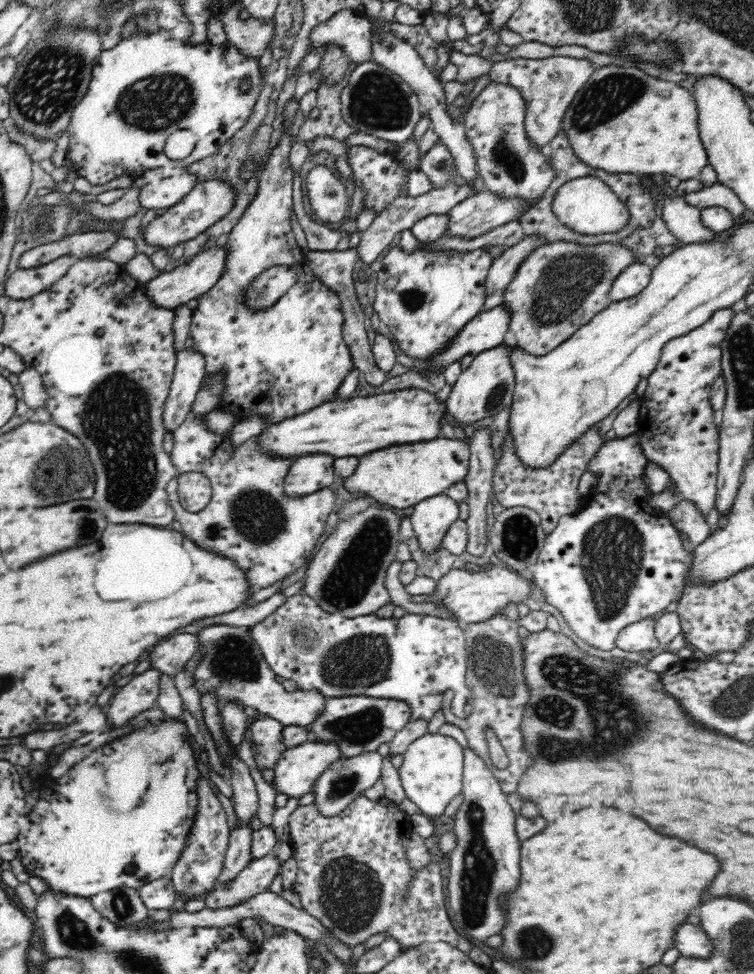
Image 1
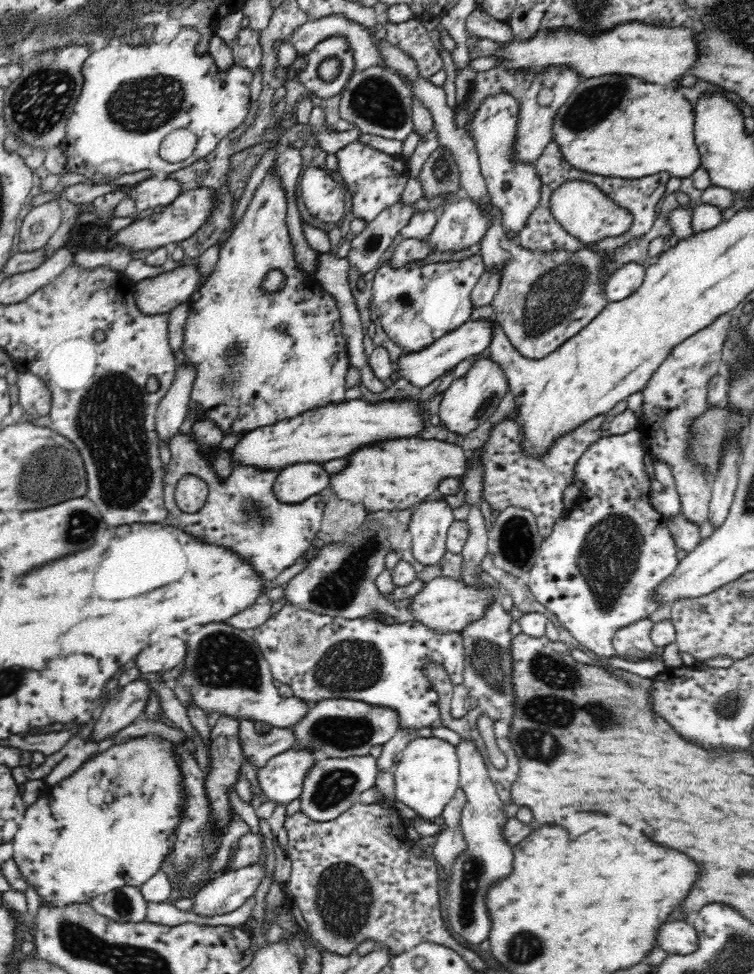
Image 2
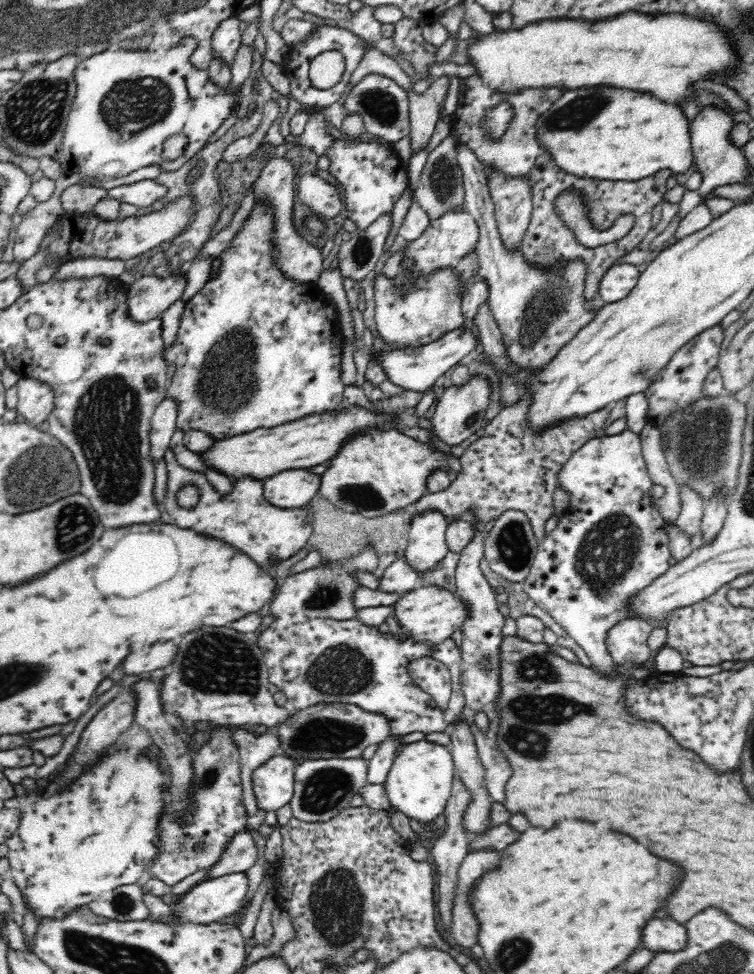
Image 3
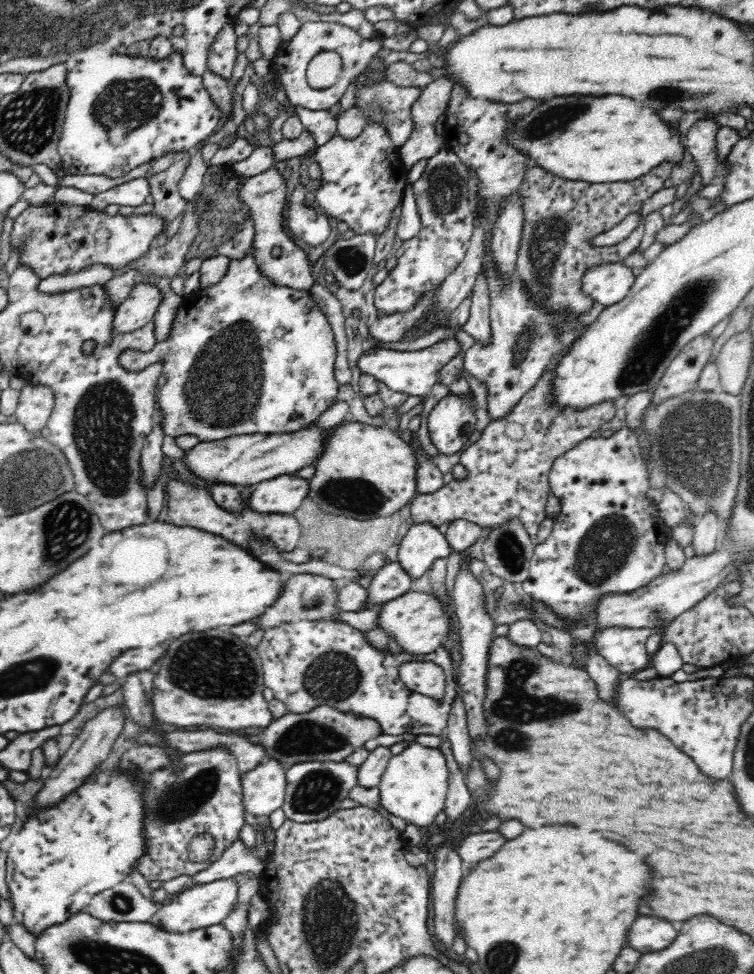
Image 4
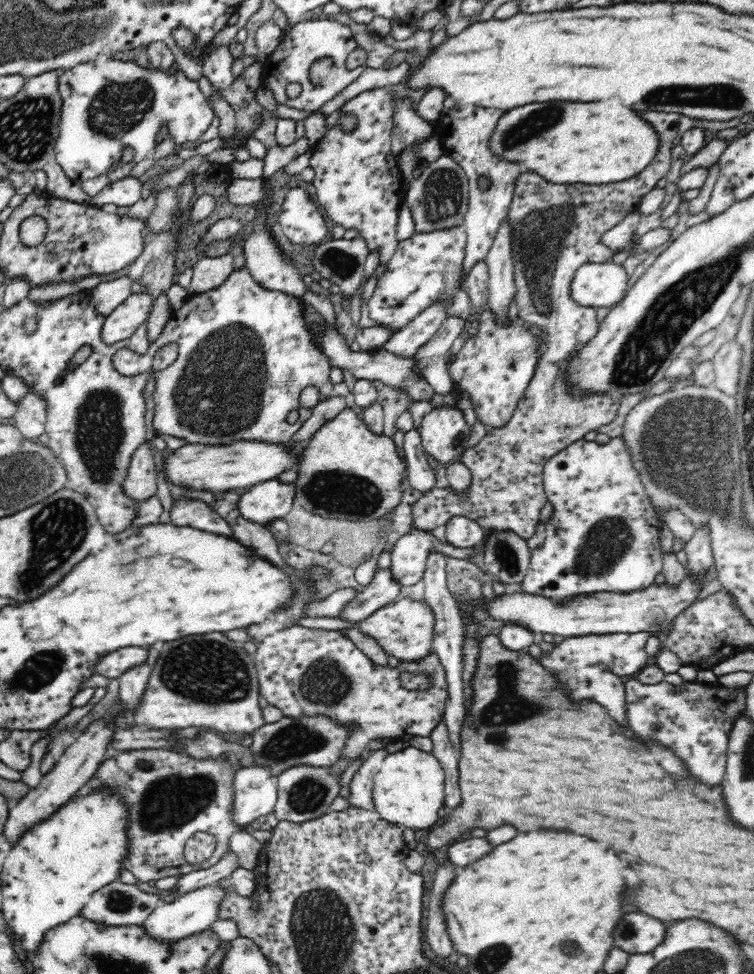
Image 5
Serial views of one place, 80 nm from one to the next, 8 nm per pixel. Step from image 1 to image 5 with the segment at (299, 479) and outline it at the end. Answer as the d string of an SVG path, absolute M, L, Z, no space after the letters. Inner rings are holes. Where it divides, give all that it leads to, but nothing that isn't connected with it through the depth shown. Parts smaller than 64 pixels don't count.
M268 480L248 488L232 508L247 522L269 528L294 508L294 486Z

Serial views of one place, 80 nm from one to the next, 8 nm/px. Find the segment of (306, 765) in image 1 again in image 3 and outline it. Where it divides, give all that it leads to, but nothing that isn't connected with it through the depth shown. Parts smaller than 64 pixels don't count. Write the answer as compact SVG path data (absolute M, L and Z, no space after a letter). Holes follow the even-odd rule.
M274 755L254 770L252 791L254 791L257 811L276 811L290 802L296 766L297 762L292 759Z

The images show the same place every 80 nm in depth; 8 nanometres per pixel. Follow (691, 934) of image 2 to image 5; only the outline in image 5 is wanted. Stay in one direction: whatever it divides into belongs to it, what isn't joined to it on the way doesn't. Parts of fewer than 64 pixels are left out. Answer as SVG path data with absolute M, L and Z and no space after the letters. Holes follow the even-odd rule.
M630 912L624 914L620 926L616 926L613 947L630 955L649 954L664 941L666 930L667 926L664 926L662 921L642 912Z

